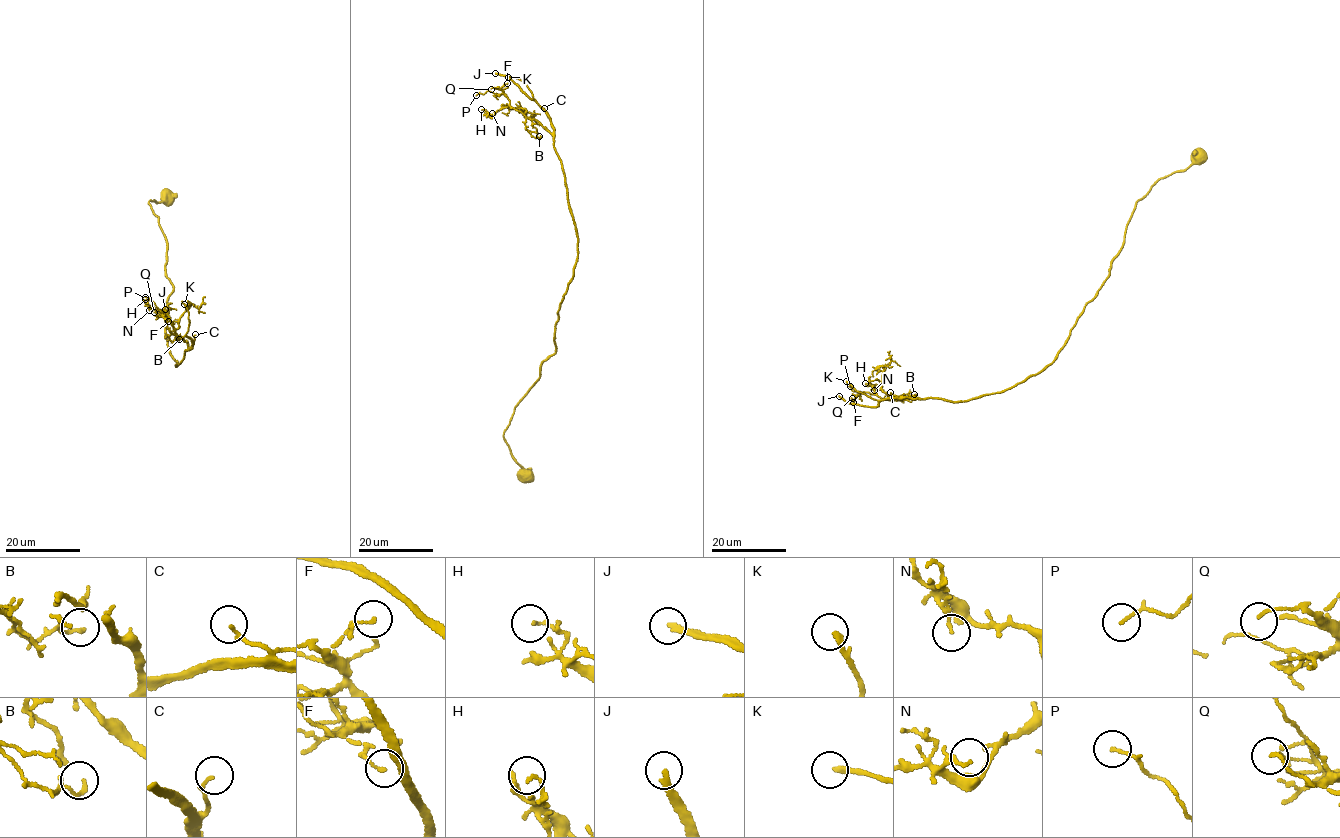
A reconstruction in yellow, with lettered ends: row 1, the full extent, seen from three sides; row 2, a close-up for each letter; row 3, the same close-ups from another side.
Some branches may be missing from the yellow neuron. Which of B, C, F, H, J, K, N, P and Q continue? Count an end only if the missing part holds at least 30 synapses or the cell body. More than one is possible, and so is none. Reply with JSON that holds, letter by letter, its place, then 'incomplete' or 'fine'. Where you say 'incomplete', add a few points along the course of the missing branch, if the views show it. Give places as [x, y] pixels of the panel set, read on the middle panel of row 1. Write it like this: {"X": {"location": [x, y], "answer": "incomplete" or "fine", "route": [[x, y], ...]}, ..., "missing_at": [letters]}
{"B": {"location": [539, 136], "answer": "fine"}, "C": {"location": [544, 108], "answer": "fine"}, "F": {"location": [507, 83], "answer": "fine"}, "H": {"location": [481, 109], "answer": "fine"}, "J": {"location": [495, 73], "answer": "incomplete", "route": [[495, 73], [426, 74], [408, 84], [403, 106], [413, 110], [423, 136], [420, 149], [434, 155], [438, 133]]}, "K": {"location": [508, 77], "answer": "incomplete", "route": [[508, 77], [508, 86], [495, 90]]}, "N": {"location": [492, 113], "answer": "fine"}, "P": {"location": [476, 95], "answer": "fine"}, "Q": {"location": [491, 89], "answer": "fine"}, "missing_at": ["J", "K"]}

